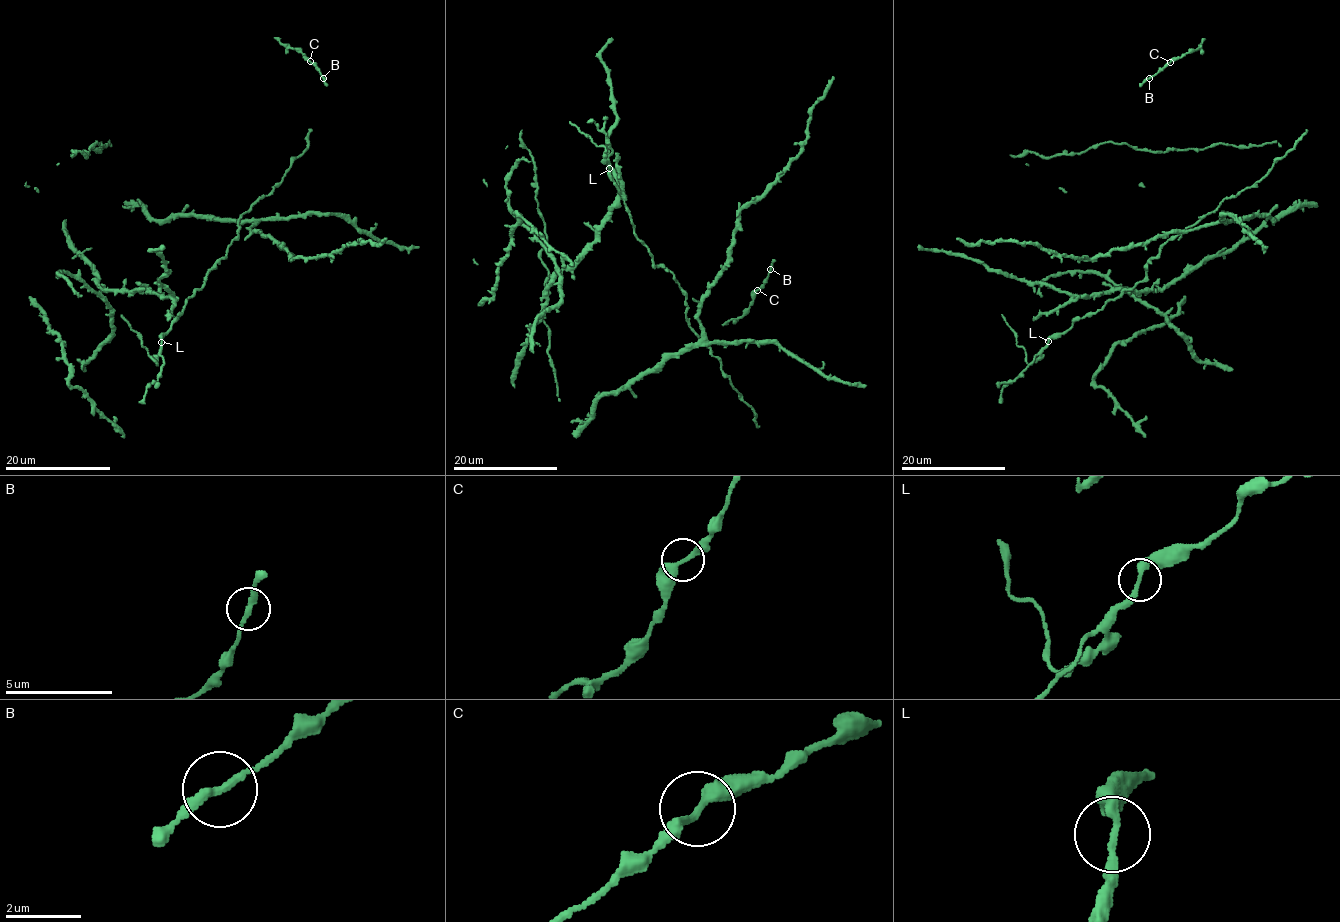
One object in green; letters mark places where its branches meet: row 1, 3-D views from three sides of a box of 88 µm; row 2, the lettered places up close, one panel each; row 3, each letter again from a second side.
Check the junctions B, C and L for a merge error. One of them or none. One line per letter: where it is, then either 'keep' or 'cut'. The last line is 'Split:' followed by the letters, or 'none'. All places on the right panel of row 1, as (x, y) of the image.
B: at (1149, 78); keep
C: at (1170, 62); keep
L: at (1048, 341); keep
Split: none

